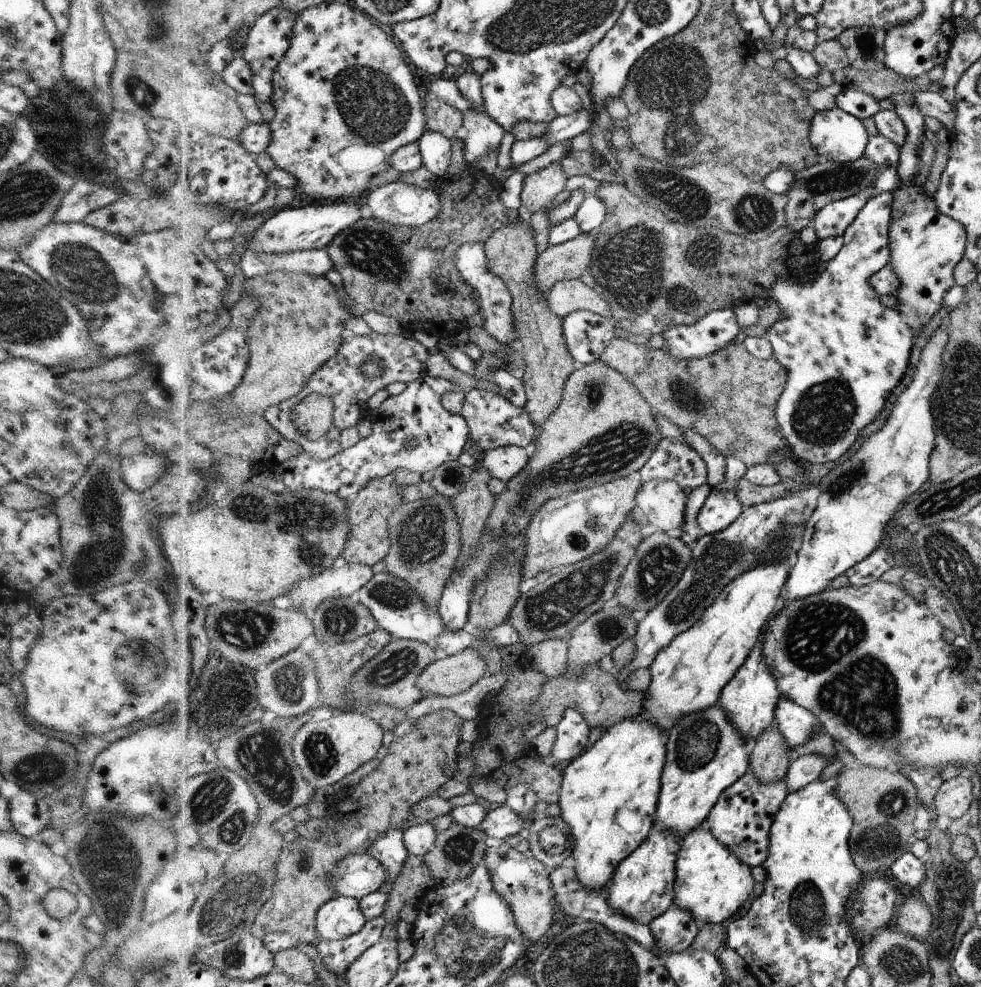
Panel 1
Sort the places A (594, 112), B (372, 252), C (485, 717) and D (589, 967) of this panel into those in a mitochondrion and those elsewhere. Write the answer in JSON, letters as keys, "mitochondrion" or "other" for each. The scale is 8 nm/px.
{"A":"other","B":"mitochondrion","C":"other","D":"mitochondrion"}

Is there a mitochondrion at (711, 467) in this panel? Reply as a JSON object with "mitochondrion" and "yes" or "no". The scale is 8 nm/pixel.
{"mitochondrion":"no"}

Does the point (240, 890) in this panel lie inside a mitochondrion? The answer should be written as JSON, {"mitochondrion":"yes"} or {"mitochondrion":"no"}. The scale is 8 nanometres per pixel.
{"mitochondrion":"yes"}

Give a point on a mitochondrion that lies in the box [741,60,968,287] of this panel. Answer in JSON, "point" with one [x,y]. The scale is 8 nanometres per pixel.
{"point":[843,177]}

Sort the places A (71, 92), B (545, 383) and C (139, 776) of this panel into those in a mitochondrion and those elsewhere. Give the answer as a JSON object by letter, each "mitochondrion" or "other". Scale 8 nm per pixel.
{"A":"other","B":"other","C":"other"}

